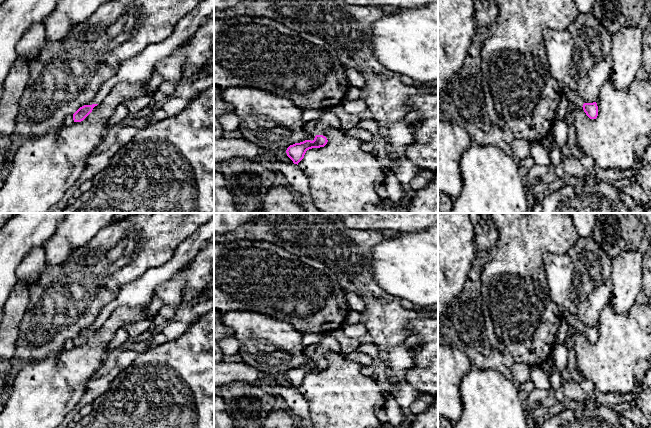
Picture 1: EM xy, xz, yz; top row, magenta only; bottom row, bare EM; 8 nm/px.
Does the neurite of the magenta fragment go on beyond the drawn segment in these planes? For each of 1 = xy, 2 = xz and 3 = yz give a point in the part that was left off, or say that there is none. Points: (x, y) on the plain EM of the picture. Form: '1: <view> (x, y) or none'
1: xy (139, 293)
2: xz (328, 344)
3: yz (575, 325)

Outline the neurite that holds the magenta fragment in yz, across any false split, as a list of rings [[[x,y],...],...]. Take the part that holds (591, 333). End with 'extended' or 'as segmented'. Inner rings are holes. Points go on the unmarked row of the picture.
[[[563,313],[563,319],[568,324],[568,334],[566,338],[566,345],[569,349],[573,347],[572,336],[575,333],[583,332],[584,336],[590,343],[596,343],[598,340],[598,330],[596,326],[585,327],[583,322],[574,314]]]; extended

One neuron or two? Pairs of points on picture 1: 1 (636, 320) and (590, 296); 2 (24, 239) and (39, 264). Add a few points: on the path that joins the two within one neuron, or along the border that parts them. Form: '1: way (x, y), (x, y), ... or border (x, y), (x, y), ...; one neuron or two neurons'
1: border (609, 301), (602, 310), (600, 320), (596, 325); two neurons
2: border (42, 247), (33, 247), (16, 269); two neurons

